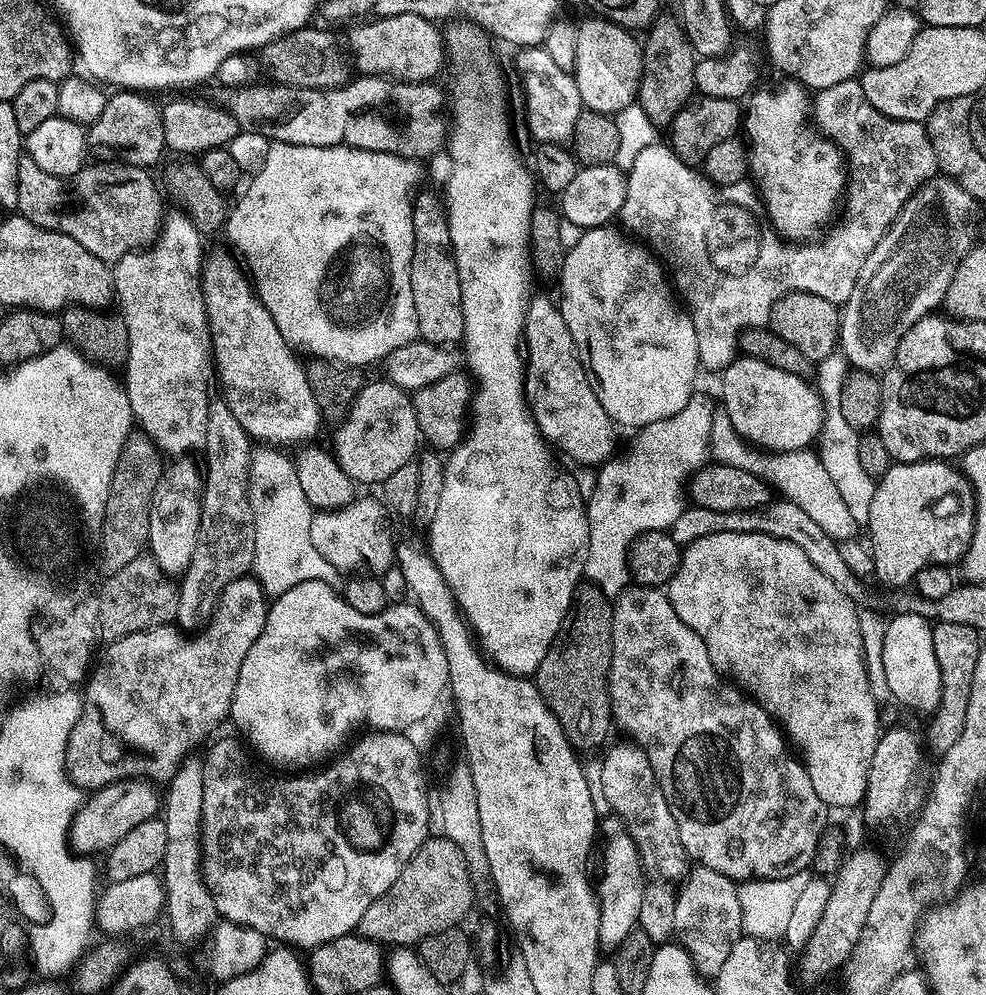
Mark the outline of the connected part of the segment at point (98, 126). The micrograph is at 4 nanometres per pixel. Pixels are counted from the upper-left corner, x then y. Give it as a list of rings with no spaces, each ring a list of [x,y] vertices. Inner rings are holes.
[[[116,90],[109,95],[106,110],[102,110],[98,122],[87,129],[88,150],[97,161],[151,169],[152,164],[159,162],[160,155],[165,155],[160,108],[144,96],[136,90]]]

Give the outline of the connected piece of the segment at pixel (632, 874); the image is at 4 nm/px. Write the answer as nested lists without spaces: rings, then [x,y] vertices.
[[[618,818],[603,821],[602,840],[604,849],[600,852],[600,881],[594,884],[596,905],[600,907],[598,914],[598,938],[601,945],[615,946],[630,934],[630,930],[638,927],[638,909],[642,906],[642,890],[646,883],[644,865],[640,862],[640,855],[636,853],[634,842],[630,838],[628,829]]]

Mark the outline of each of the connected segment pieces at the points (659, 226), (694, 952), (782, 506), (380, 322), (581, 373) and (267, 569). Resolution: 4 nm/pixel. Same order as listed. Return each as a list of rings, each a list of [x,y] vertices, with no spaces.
[[[878,110],[872,112],[872,116],[876,116],[876,152],[854,152],[854,155],[851,157],[850,179],[847,181],[846,195],[842,200],[844,213],[840,216],[840,225],[838,225],[837,228],[830,229],[828,237],[826,237],[821,244],[806,244],[810,242],[786,242],[790,244],[783,244],[783,242],[780,241],[780,239],[782,239],[781,233],[773,227],[768,217],[766,205],[762,199],[761,193],[757,191],[755,187],[752,189],[751,186],[748,185],[748,182],[741,182],[738,184],[716,184],[715,181],[708,179],[703,171],[697,170],[691,164],[682,162],[682,158],[678,158],[667,143],[663,144],[663,142],[657,142],[650,146],[646,146],[646,150],[642,150],[642,154],[638,154],[638,158],[634,158],[632,167],[627,169],[626,172],[628,182],[626,186],[626,198],[619,212],[618,220],[637,241],[645,240],[645,242],[640,242],[647,245],[647,247],[659,257],[663,267],[666,269],[667,275],[670,277],[671,283],[678,289],[679,299],[686,305],[687,311],[690,313],[692,321],[694,322],[694,330],[698,338],[698,358],[700,359],[701,369],[706,370],[706,368],[709,368],[710,371],[717,371],[716,373],[719,373],[721,370],[727,368],[738,355],[741,333],[749,328],[758,328],[767,325],[770,314],[772,313],[772,307],[777,304],[780,297],[787,294],[787,292],[813,292],[822,298],[826,298],[826,302],[830,302],[837,306],[843,306],[850,298],[850,294],[854,294],[854,282],[858,278],[858,270],[862,270],[862,262],[866,262],[866,258],[870,258],[870,250],[874,250],[874,246],[878,246],[878,242],[882,242],[882,238],[888,232],[888,227],[898,218],[898,214],[902,208],[906,206],[908,199],[910,199],[926,181],[937,175],[938,167],[934,146],[931,145],[927,127],[925,127],[921,121],[895,120],[892,116],[882,114]]]
[[[696,866],[684,877],[676,893],[674,902],[675,939],[681,948],[687,950],[688,957],[692,959],[692,965],[696,971],[705,978],[715,978],[726,961],[726,956],[730,954],[732,944],[742,936],[737,887],[737,881],[732,880],[726,874],[718,874],[718,870]]]
[[[776,498],[762,507],[750,508],[738,511],[714,511],[695,506],[683,509],[672,530],[676,543],[686,546],[691,541],[696,541],[706,534],[722,532],[758,532],[770,534],[771,537],[782,538],[784,541],[794,542],[805,551],[810,562],[822,570],[839,589],[848,595],[857,595],[861,584],[849,566],[843,561],[842,554],[838,551],[838,542],[834,537],[824,532],[818,523],[809,517],[805,511],[800,509],[794,502],[785,498]]]
[[[269,143],[266,166],[251,177],[248,189],[240,196],[236,209],[226,216],[226,231],[233,244],[240,250],[239,255],[250,273],[250,279],[260,301],[270,310],[270,318],[278,326],[284,341],[289,346],[304,344],[313,357],[331,360],[341,366],[372,364],[382,362],[398,346],[406,346],[419,337],[418,318],[414,314],[414,293],[410,290],[410,262],[414,254],[414,199],[412,191],[420,184],[421,165],[405,156],[395,156],[389,152],[371,152],[361,148],[351,148],[349,144],[335,144],[329,148],[322,146],[298,146],[297,144]]]
[[[533,295],[524,319],[526,343],[526,392],[530,397],[532,416],[540,433],[557,453],[565,452],[580,464],[600,466],[613,458],[617,425],[602,410],[598,394],[592,389],[580,355],[566,326],[557,301],[548,296]]]
[[[268,446],[261,448],[264,448],[261,452],[252,452],[248,466],[248,501],[256,527],[252,563],[255,580],[264,587],[264,595],[268,598],[282,595],[286,590],[298,586],[298,582],[321,580],[333,586],[339,585],[342,572],[322,558],[310,542],[314,508],[303,493],[295,463],[280,453],[283,451]]]

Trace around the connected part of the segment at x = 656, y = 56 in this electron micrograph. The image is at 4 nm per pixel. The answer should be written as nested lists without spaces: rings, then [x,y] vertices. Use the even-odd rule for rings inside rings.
[[[675,19],[672,20],[664,21],[660,28],[653,27],[648,41],[645,39],[642,44],[644,69],[640,79],[638,103],[642,110],[646,110],[646,118],[660,130],[671,125],[672,119],[684,109],[689,100],[693,99],[696,92],[694,66],[698,57],[692,51],[692,43],[684,37],[683,27]]]

